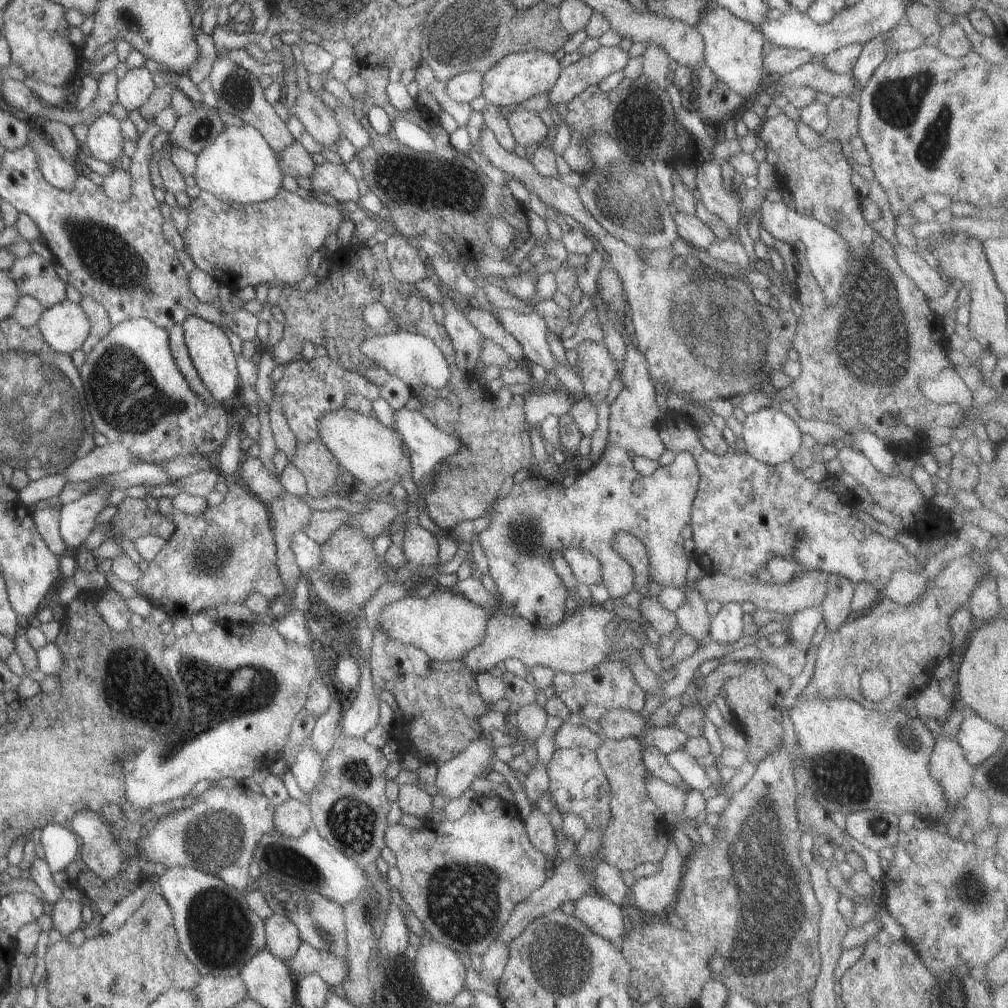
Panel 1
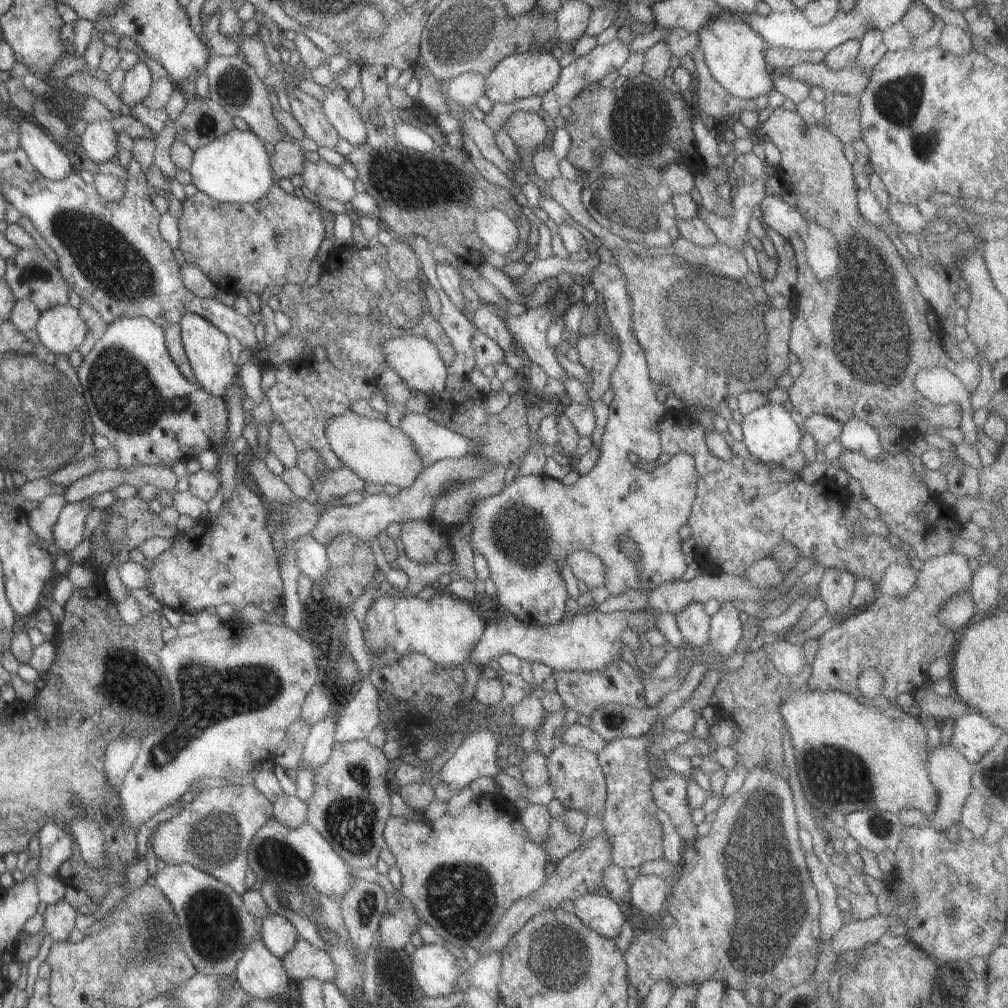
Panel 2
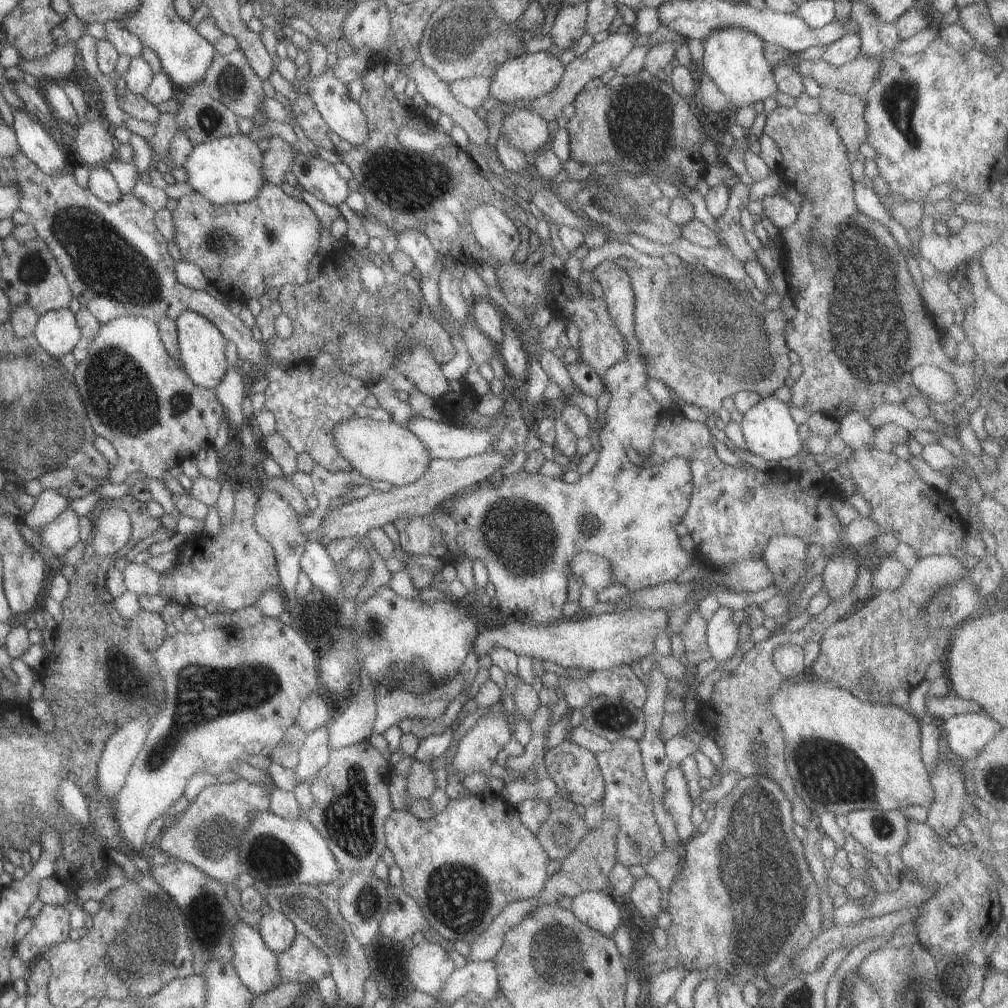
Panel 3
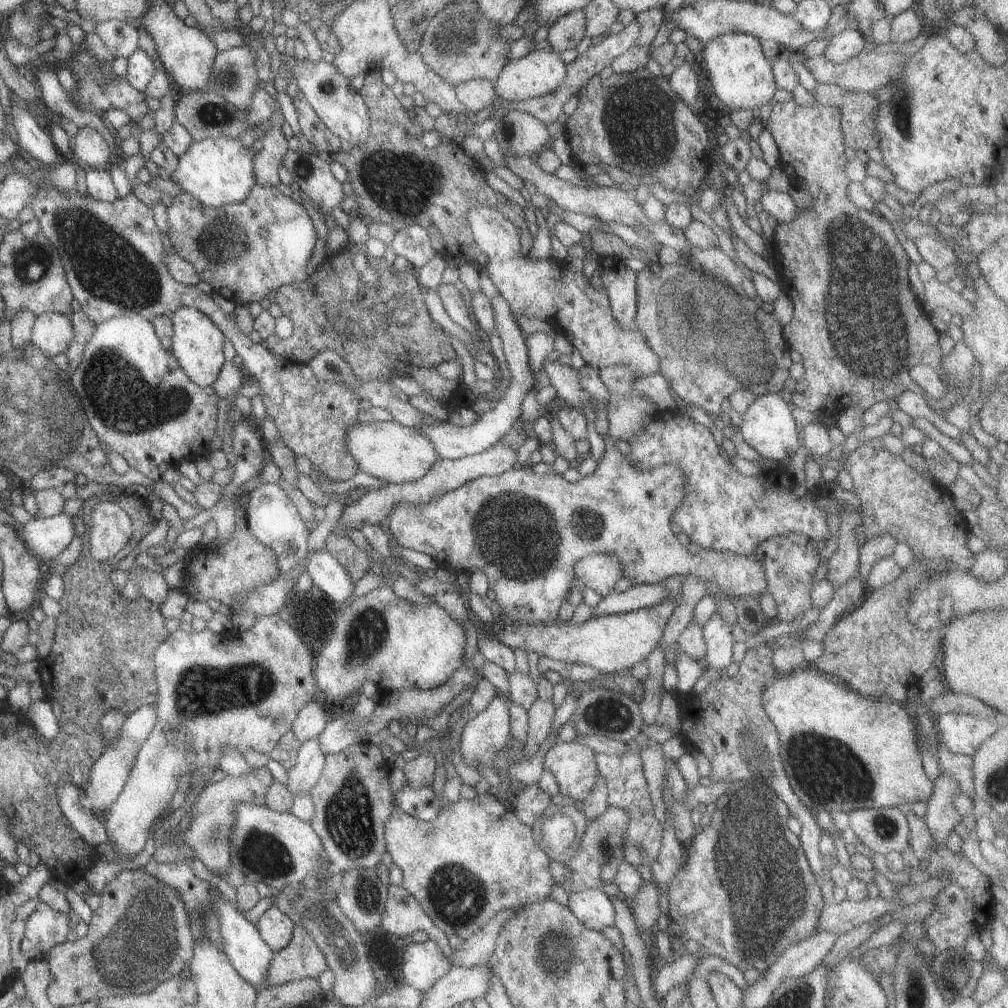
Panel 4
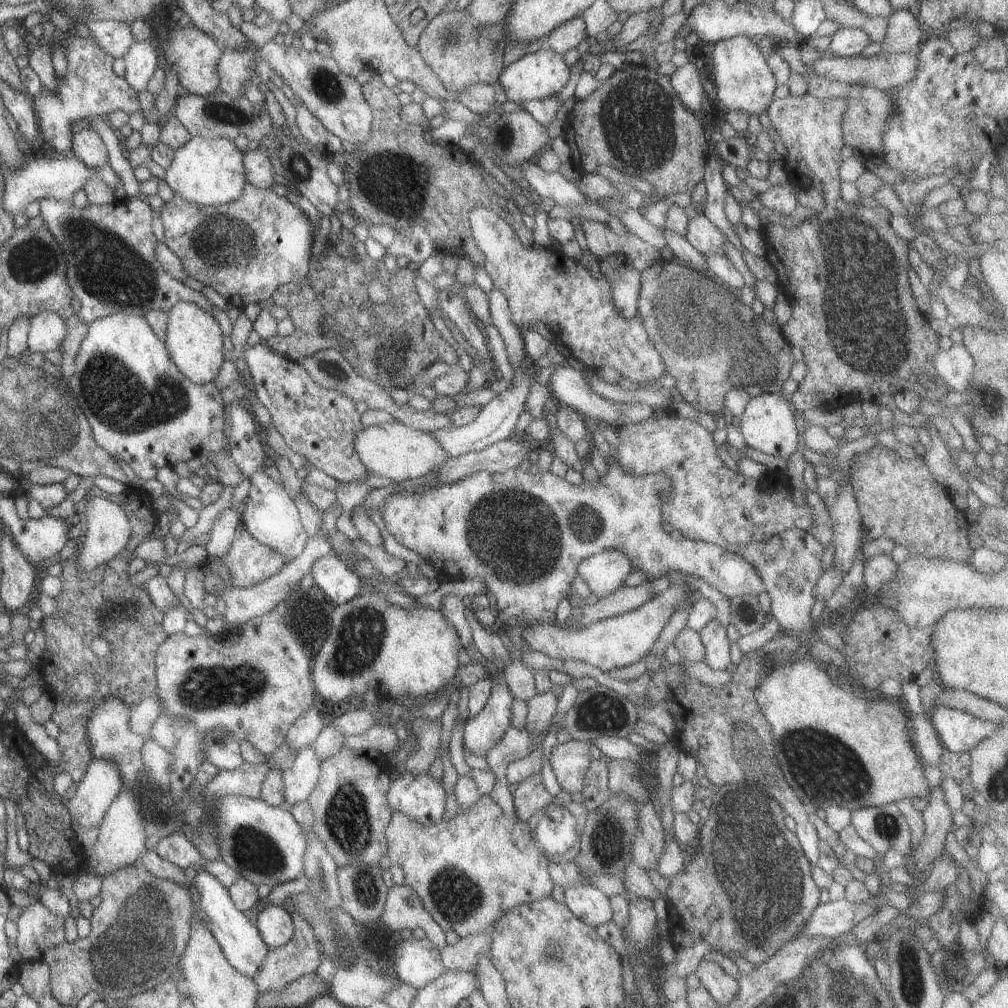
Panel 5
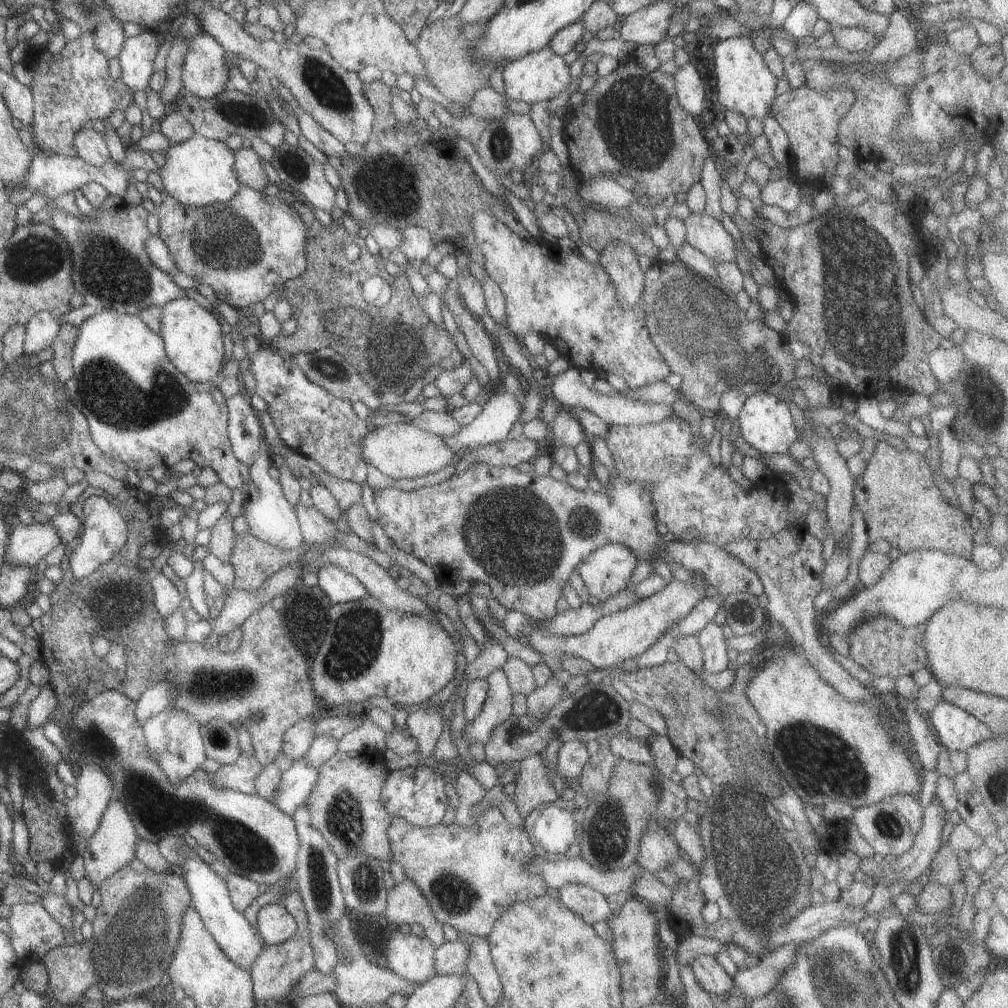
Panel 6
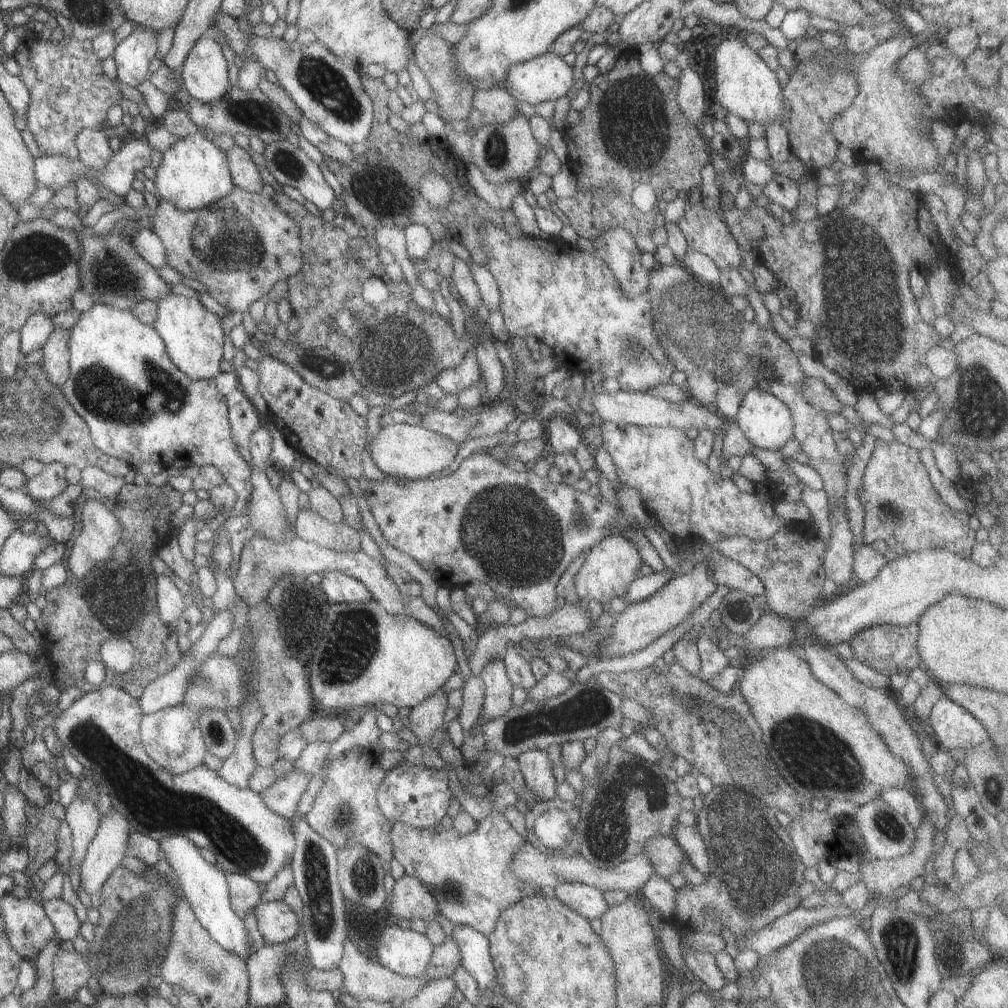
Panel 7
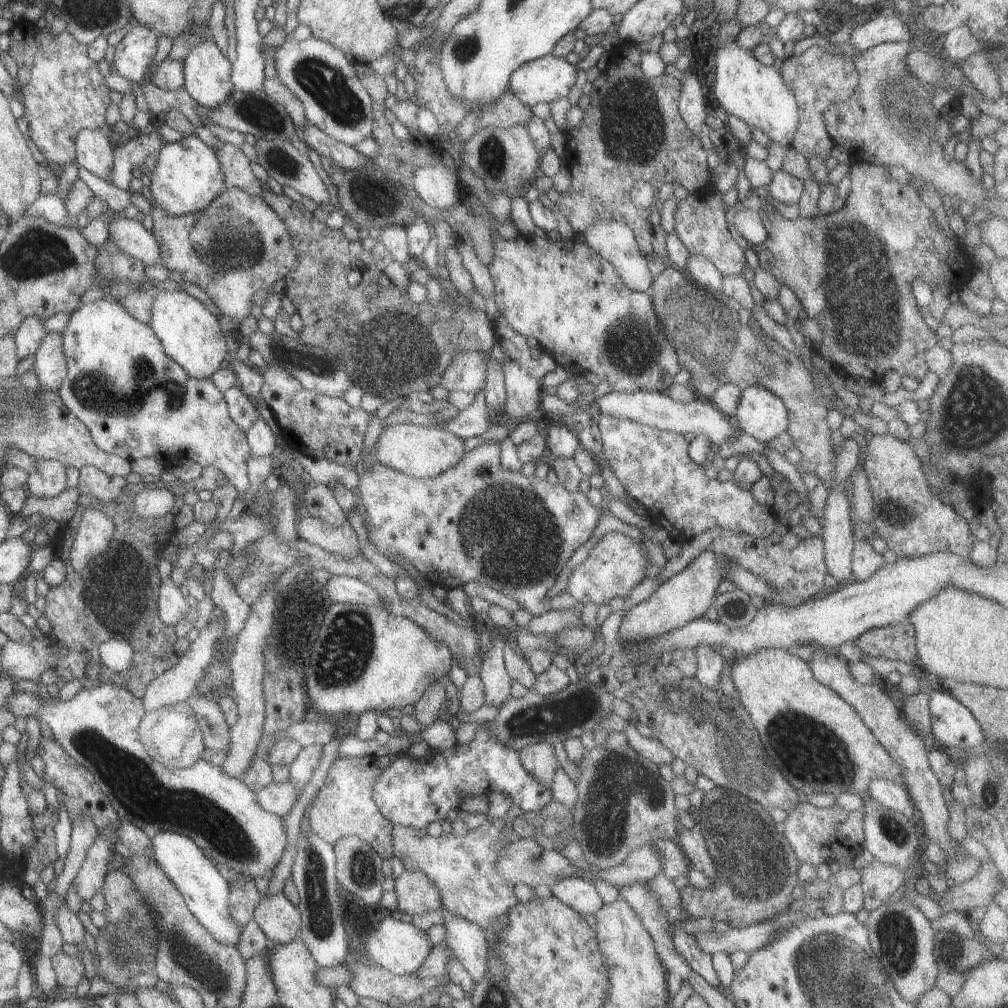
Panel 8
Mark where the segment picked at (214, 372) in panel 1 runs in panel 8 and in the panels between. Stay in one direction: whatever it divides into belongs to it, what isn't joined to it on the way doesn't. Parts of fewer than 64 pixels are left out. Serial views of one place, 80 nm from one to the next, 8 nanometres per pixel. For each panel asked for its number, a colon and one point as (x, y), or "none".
2: (205, 347)
3: (200, 345)
4: (196, 343)
5: (192, 339)
6: (191, 337)
7: (192, 336)
8: (189, 334)

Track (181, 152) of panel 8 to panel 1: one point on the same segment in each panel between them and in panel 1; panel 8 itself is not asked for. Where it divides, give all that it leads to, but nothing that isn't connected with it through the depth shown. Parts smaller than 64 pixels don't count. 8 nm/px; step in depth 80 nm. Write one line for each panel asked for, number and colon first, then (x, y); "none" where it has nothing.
1: (238, 166)
2: (233, 168)
3: (226, 170)
4: (215, 170)
5: (205, 171)
6: (197, 172)
7: (193, 173)

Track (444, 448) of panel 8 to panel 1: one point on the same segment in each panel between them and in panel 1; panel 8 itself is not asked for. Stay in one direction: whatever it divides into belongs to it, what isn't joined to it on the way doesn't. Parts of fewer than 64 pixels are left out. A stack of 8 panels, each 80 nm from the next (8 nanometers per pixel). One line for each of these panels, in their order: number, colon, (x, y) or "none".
1: (370, 452)
2: (376, 452)
3: (384, 451)
4: (393, 453)
5: (392, 450)
6: (401, 451)
7: (401, 450)

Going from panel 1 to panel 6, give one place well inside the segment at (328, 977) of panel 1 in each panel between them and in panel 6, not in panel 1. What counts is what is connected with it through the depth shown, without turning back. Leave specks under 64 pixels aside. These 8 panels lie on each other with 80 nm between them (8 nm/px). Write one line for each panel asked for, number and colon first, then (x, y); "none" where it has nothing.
2: (303, 960)
3: (302, 962)
4: (301, 958)
5: (300, 955)
6: (277, 968)

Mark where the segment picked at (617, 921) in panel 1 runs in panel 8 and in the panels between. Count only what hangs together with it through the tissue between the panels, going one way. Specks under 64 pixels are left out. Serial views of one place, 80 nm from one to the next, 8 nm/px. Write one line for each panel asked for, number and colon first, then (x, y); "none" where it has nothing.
2: (596, 910)
3: (598, 910)
4: (592, 907)
5: (587, 903)
6: (591, 906)
7: (587, 901)
8: (579, 894)

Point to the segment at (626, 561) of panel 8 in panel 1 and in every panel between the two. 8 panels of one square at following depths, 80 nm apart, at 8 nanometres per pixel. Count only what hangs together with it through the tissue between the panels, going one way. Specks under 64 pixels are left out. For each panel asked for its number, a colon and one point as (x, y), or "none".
1: (585, 569)
2: (585, 566)
3: (593, 570)
4: (600, 572)
5: (603, 572)
6: (605, 571)
7: (609, 566)

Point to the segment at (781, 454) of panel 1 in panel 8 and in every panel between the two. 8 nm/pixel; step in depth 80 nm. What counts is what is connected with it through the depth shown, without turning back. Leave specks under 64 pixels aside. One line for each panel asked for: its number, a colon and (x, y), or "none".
2: (769, 434)
3: (767, 429)
4: (766, 426)
5: (766, 424)
6: (765, 423)
7: (765, 421)
8: (760, 414)

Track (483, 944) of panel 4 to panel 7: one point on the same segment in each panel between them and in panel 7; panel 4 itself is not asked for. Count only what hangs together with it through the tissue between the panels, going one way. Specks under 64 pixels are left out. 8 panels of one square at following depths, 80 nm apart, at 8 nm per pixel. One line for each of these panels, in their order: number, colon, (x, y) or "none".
5: (462, 955)
6: (450, 958)
7: (445, 958)

